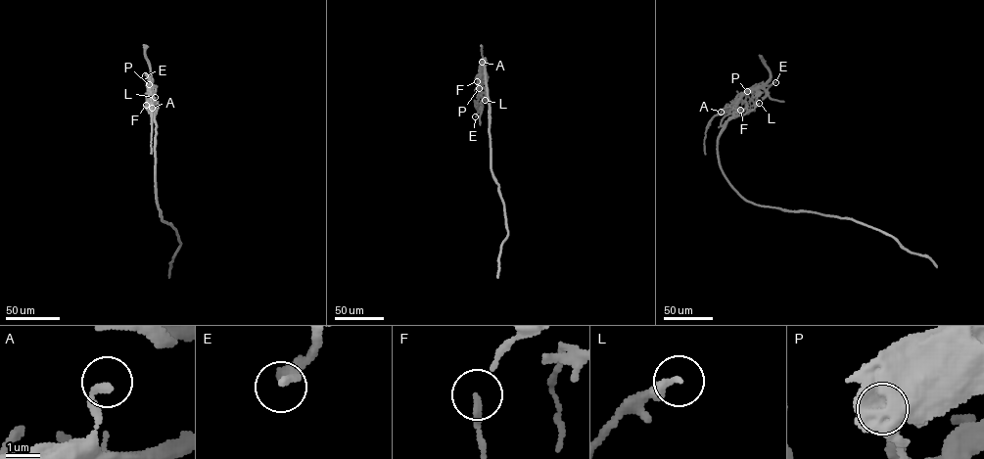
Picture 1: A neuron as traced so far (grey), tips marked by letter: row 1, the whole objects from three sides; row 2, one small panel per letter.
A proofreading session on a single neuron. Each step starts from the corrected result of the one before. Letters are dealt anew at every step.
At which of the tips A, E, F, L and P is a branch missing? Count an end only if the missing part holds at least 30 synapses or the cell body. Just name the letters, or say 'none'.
none

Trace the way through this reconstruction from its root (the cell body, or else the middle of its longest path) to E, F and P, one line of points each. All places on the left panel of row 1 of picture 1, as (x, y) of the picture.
E: (160, 210), (155, 181), (156, 124), (152, 79), (145, 75)
F: (160, 210), (155, 181), (156, 124), (151, 109), (151, 121), (151, 105), (148, 108), (146, 105)
P: (160, 210), (155, 181), (156, 124), (154, 92), (149, 84)

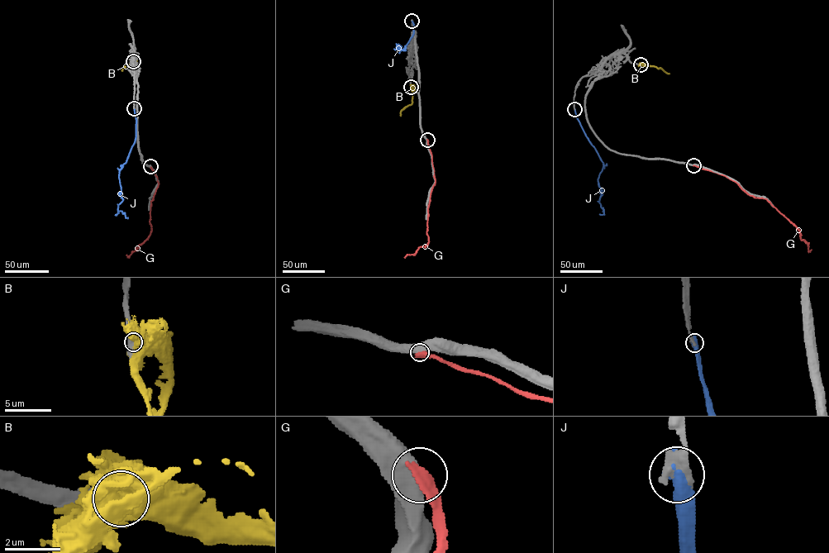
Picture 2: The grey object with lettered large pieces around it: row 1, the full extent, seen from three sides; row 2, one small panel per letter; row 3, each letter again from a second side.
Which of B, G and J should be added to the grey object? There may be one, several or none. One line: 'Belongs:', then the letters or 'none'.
Belongs: J

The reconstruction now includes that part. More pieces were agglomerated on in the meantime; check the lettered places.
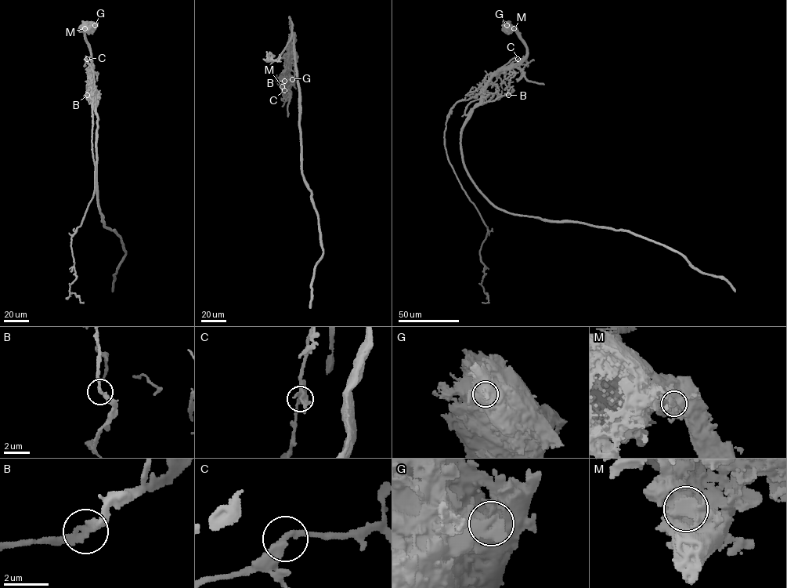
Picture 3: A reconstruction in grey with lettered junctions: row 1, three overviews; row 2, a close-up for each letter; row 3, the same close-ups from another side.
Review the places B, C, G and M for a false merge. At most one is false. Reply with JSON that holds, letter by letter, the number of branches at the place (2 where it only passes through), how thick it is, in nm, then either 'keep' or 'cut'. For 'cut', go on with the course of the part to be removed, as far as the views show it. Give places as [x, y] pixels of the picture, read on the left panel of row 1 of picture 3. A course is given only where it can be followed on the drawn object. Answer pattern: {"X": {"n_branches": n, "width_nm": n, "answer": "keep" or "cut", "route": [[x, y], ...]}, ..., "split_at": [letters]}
{"B": {"n_branches": 2, "width_nm": 300, "answer": "keep"}, "C": {"n_branches": 2, "width_nm": 400, "answer": "keep"}, "G": {"n_branches": 1, "width_nm": 1350, "answer": "keep"}, "M": {"n_branches": 1, "width_nm": 1450, "answer": "cut", "route": [[84, 28], [98, 23]]}, "split_at": ["M"]}

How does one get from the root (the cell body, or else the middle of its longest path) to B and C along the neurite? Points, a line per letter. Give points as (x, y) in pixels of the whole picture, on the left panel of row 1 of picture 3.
B: (88, 27), (84, 29), (93, 64), (92, 115), (92, 94), (88, 99), (87, 95)
C: (88, 27), (84, 29), (84, 39), (89, 45), (93, 64), (90, 76), (87, 59)

